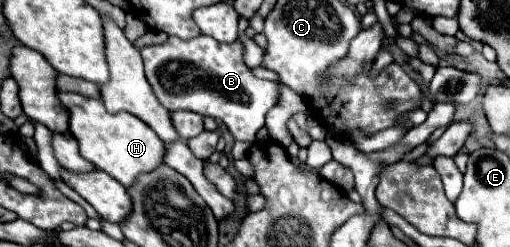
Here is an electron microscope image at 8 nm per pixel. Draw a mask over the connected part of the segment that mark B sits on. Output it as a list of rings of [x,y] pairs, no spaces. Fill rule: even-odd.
[[[197,35],[187,41],[169,37],[165,43],[141,47],[145,77],[165,109],[187,109],[199,115],[221,119],[237,141],[255,141],[257,129],[265,125],[267,111],[279,105],[281,95],[279,83],[257,79],[253,75],[253,71],[243,61],[243,53],[243,43],[235,41],[231,45],[225,45],[209,35]],[[189,65],[201,73],[179,73],[191,71]]]

